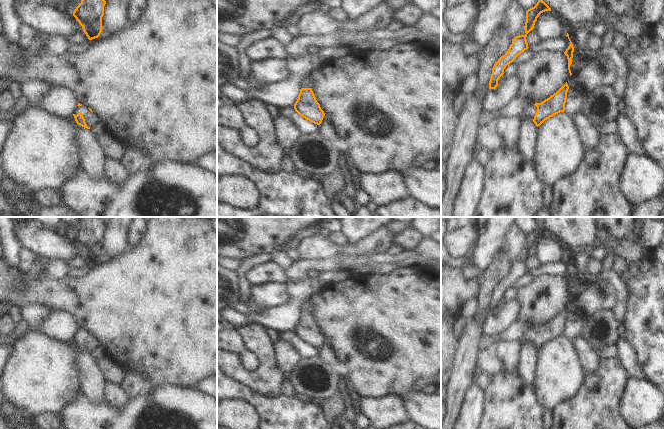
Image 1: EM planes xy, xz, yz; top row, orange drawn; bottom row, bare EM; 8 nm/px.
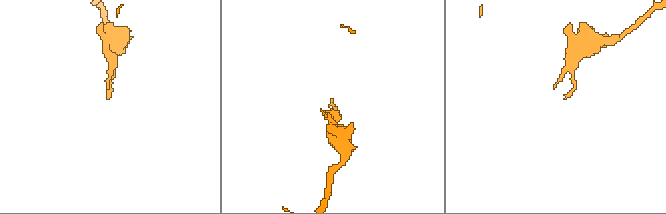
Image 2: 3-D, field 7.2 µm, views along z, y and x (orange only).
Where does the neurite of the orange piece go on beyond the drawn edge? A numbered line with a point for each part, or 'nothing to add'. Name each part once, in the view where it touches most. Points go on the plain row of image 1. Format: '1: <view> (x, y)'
1: xy (91, 343)

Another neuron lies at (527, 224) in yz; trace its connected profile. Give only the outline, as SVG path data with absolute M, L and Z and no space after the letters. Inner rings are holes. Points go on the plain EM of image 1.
M516 217L516 224L528 234L537 228L538 220L535 217Z

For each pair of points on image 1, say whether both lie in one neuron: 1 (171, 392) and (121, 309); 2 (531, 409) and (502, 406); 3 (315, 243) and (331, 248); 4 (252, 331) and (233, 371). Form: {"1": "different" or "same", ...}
{"1": "different", "2": "same", "3": "same", "4": "same"}

